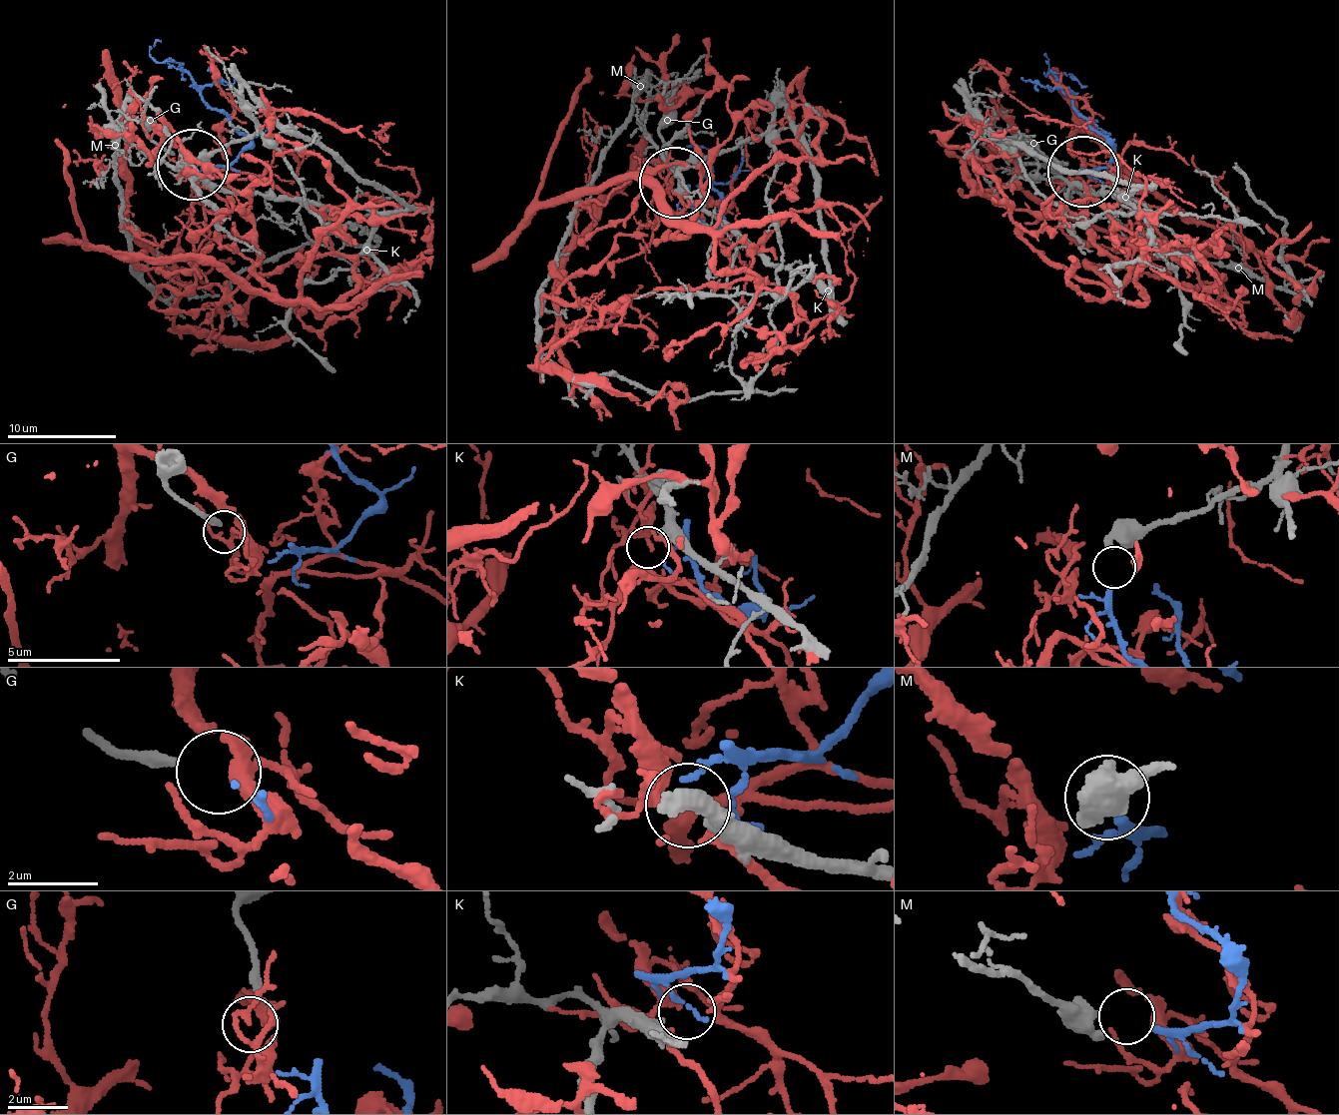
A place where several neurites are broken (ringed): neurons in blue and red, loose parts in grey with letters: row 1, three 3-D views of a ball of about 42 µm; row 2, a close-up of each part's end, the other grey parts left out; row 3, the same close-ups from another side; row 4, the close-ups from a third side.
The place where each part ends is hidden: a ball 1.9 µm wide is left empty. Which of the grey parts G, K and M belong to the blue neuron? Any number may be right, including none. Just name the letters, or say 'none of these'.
M

